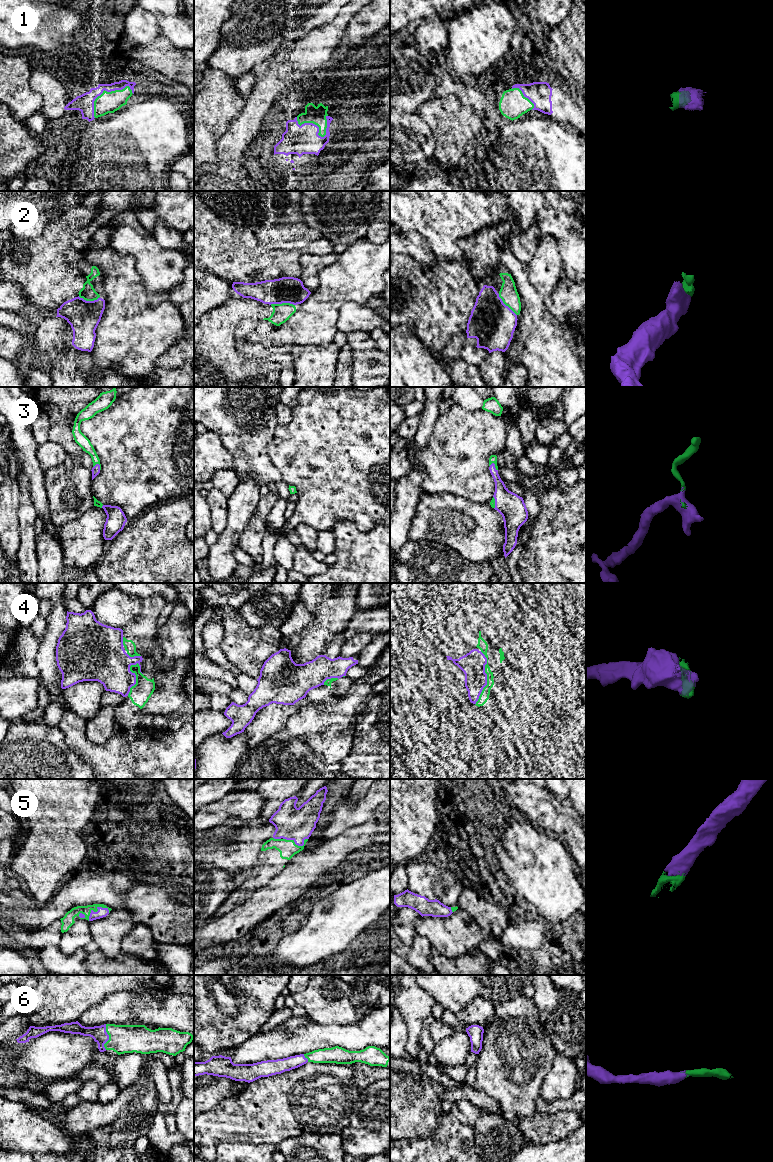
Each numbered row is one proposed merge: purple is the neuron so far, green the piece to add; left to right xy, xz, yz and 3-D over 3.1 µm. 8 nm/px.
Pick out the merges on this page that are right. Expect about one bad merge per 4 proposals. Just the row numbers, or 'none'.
1, 2, 3, 5, 6

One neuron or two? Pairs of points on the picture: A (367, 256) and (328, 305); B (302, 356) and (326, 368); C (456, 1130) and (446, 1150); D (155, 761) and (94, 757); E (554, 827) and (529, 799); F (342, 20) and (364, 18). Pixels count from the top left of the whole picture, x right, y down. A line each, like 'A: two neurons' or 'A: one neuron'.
A: one neuron
B: one neuron
C: one neuron
D: one neuron
E: one neuron
F: two neurons

